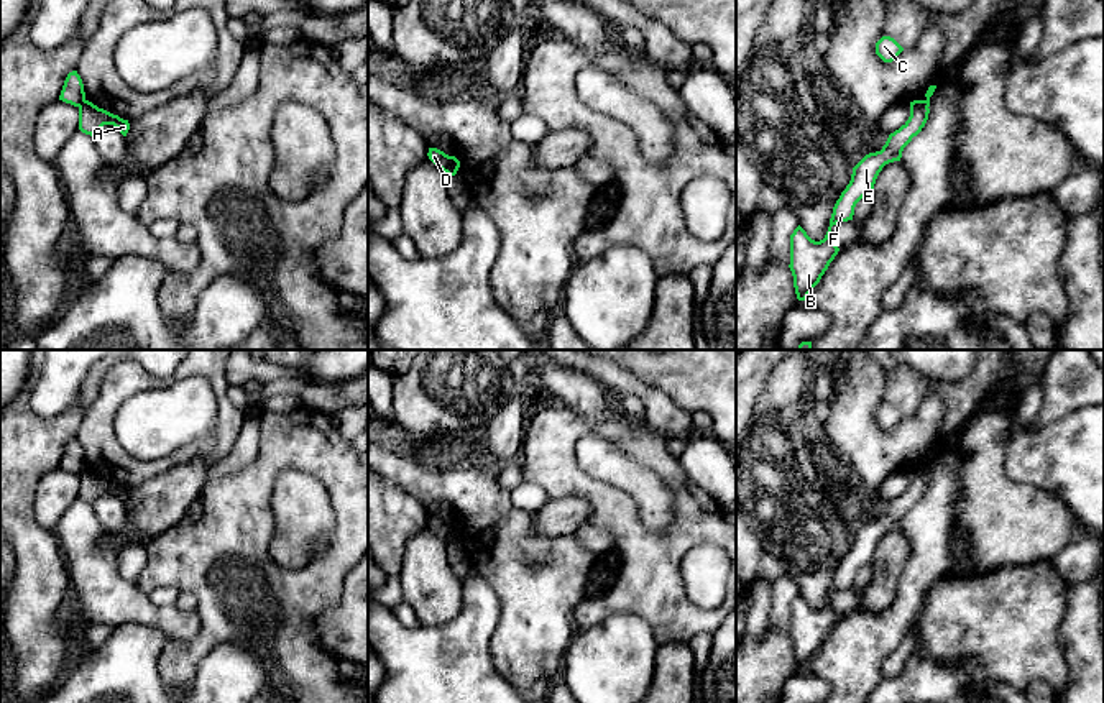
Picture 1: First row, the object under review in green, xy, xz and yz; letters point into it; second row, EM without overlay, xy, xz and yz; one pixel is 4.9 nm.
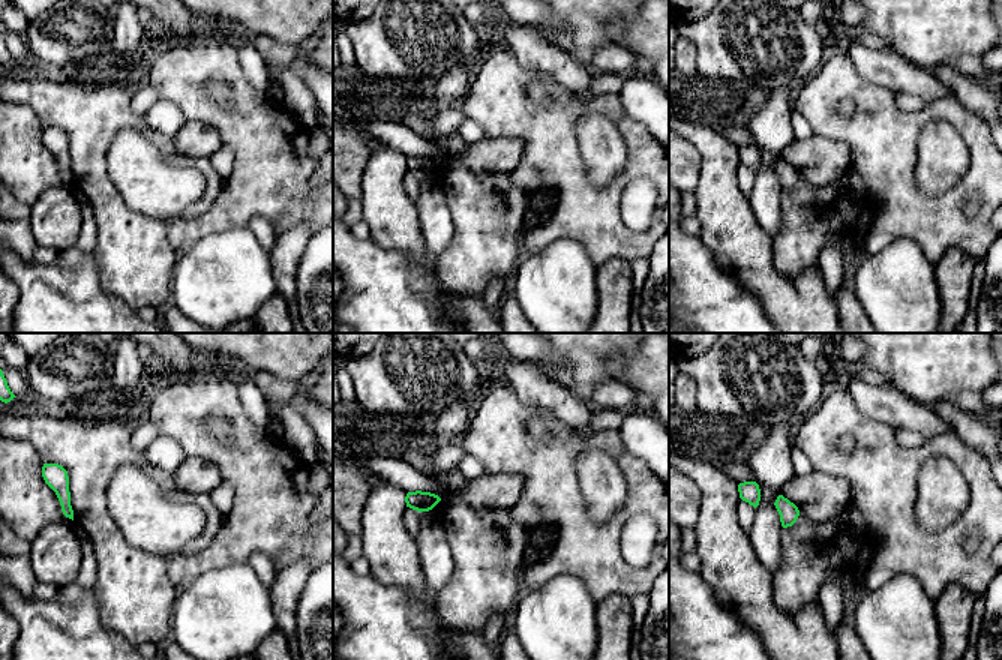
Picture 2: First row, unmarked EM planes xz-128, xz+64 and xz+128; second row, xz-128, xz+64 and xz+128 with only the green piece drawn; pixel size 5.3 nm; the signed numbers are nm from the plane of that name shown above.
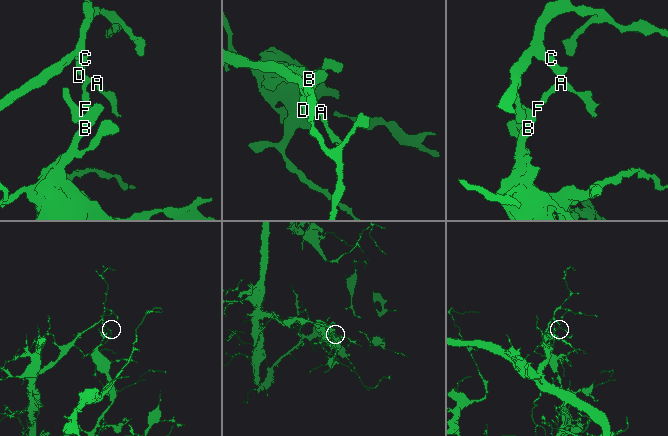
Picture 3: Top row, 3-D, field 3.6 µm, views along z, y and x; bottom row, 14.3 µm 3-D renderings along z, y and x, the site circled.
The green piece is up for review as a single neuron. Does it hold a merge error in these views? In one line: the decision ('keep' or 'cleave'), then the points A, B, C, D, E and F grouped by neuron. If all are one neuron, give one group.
cleave | A B E F / C D

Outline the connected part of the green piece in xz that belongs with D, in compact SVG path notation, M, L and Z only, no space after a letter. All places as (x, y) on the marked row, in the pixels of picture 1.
M429 148L427 153L429 159L439 168L442 169L448 177L453 176L450 172L450 164L452 164L452 156L445 154L444 151L437 149L437 148Z

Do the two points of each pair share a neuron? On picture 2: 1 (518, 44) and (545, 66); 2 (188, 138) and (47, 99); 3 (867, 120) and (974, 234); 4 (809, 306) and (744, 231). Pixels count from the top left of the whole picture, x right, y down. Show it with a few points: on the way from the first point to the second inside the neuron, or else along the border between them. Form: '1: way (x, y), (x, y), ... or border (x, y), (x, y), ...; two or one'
1: way (524, 45), (539, 60); one
2: border (171, 138), (182, 155), (204, 155); two
3: way (885, 155), (890, 176), (939, 224); one
4: way (788, 297), (746, 252); one

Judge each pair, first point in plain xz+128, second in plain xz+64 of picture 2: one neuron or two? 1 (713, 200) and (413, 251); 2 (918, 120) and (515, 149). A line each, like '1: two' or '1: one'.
1: one
2: two

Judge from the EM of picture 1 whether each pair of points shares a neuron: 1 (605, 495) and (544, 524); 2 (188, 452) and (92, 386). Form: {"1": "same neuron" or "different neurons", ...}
{"1": "different neurons", "2": "different neurons"}

